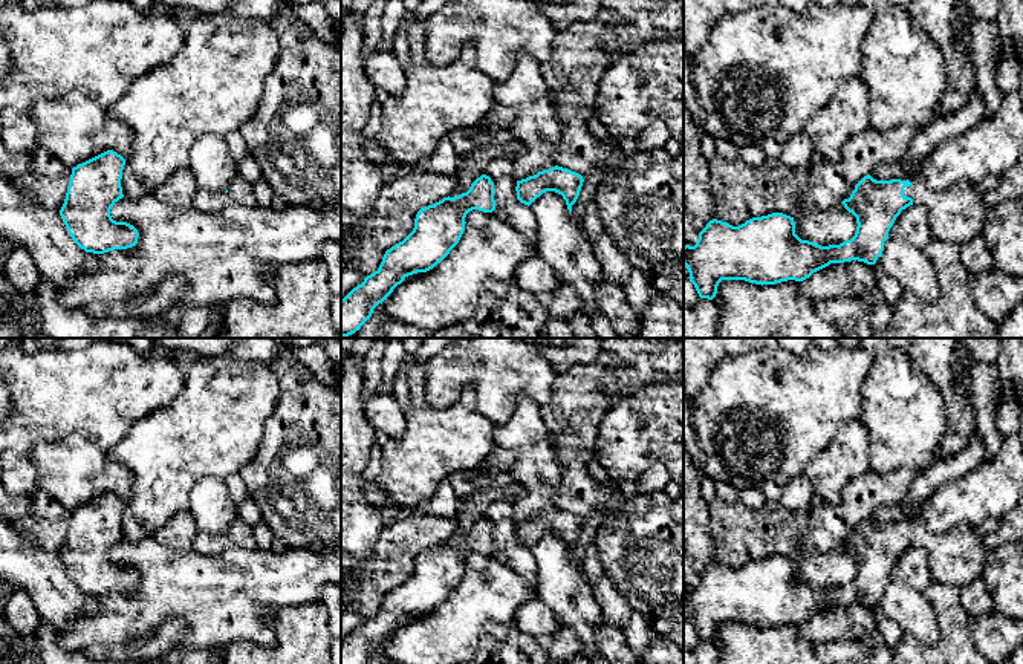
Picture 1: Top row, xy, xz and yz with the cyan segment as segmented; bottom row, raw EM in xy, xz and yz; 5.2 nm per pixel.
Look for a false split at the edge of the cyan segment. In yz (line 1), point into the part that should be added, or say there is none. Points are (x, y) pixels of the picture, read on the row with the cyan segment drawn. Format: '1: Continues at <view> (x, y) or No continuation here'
1: Continues at yz (956, 214)

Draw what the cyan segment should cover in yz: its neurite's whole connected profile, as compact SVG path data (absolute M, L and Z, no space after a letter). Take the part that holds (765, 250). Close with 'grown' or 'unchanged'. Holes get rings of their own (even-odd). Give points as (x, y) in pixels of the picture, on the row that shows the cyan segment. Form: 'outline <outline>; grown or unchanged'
outline M864 176L841 203L856 217L856 233L850 240L840 245L821 246L801 240L795 234L794 217L772 213L752 217L739 226L713 219L699 233L694 246L684 246L684 265L690 272L700 298L713 300L722 280L745 280L755 285L775 285L788 280L803 282L814 272L830 263L864 262L875 265L882 256L888 231L902 210L913 203L924 205L930 214L930 225L936 239L963 245L983 233L983 220L988 211L986 194L979 193L973 182L959 182L945 190L934 191L922 176L876 181Z; grown

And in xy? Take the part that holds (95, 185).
outline M107 150L72 168L64 203L60 216L72 240L86 252L104 254L113 249L127 249L138 243L138 229L127 222L116 222L110 216L112 207L124 197L121 179L125 159Z; unchanged

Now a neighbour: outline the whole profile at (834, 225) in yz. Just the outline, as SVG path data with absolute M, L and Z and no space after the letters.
M800 190L794 214L795 234L821 246L840 245L856 233L856 217L841 202L827 210L818 208Z

